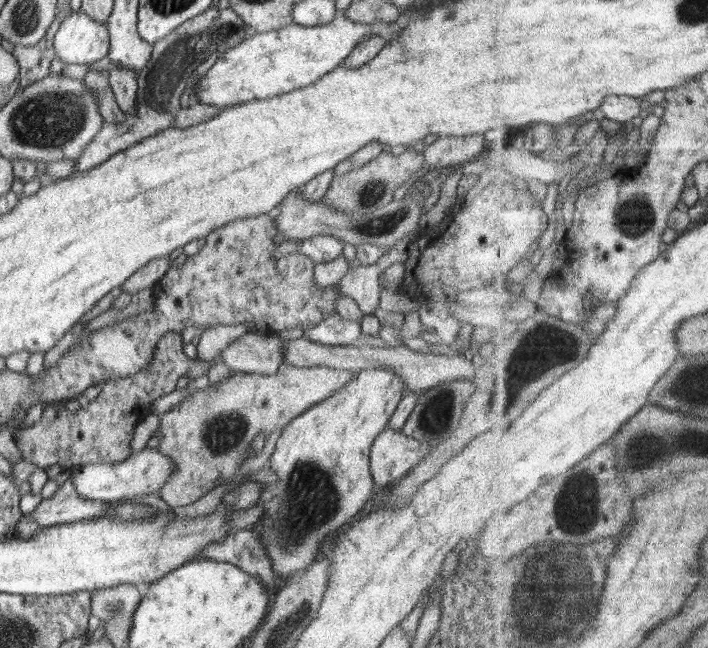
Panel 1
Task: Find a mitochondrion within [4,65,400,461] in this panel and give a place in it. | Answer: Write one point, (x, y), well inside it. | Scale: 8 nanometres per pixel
(52, 119)

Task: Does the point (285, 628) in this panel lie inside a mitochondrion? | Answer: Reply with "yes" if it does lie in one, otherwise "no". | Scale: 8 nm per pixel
yes

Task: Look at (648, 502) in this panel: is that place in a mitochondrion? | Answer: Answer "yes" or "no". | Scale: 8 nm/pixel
no

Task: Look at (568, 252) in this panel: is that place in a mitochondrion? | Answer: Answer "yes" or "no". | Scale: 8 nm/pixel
no

